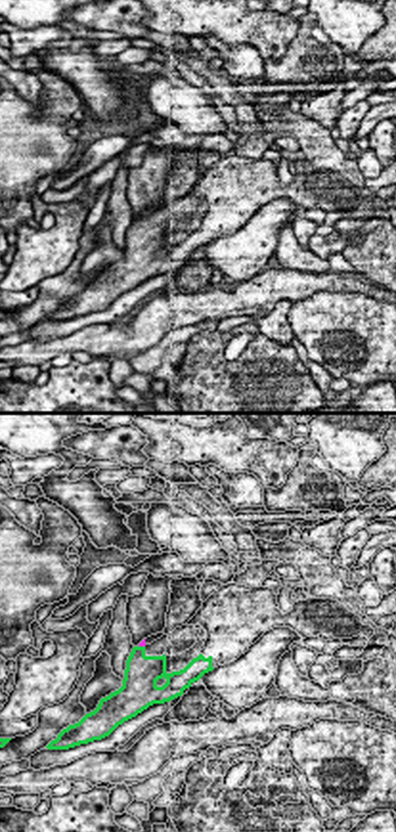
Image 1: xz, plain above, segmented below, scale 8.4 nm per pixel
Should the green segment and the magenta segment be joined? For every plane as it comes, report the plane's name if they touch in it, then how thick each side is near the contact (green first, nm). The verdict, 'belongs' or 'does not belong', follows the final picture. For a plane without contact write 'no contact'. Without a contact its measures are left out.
contact in xz; calibres 300 and 50 nm

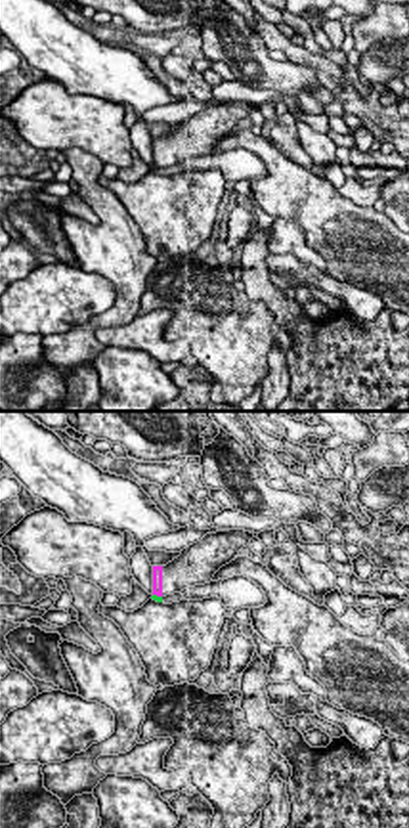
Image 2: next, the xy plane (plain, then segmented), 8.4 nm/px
contact in xy; calibres 60 and 100 nm

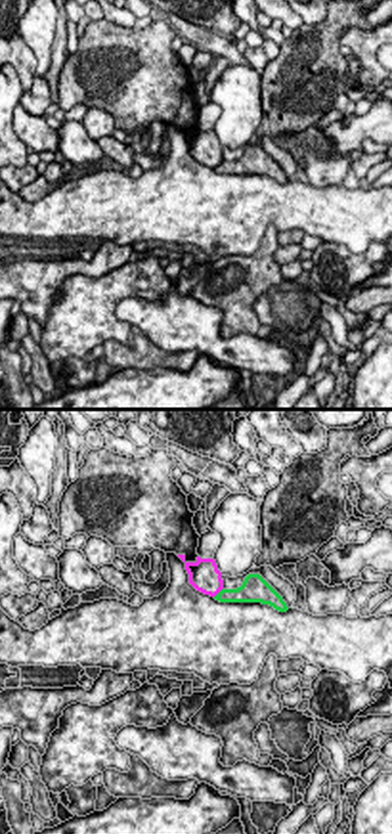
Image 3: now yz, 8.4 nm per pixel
contact in yz; calibres 160 and 260 nm

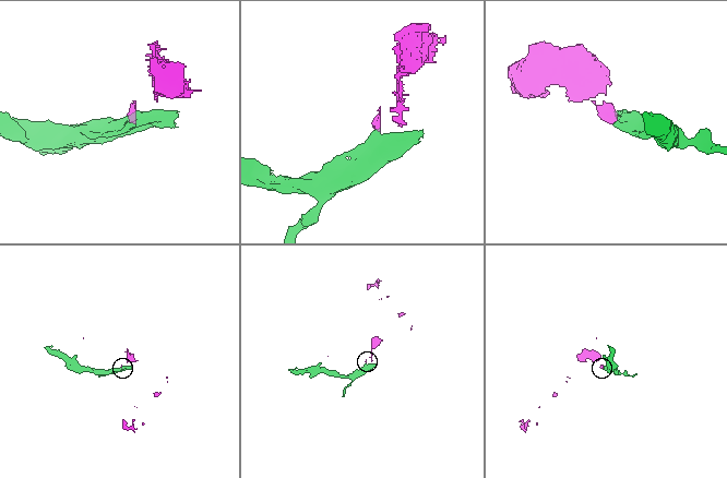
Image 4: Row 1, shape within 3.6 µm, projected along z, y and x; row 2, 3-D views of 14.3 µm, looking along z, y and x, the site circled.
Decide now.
does not belong

